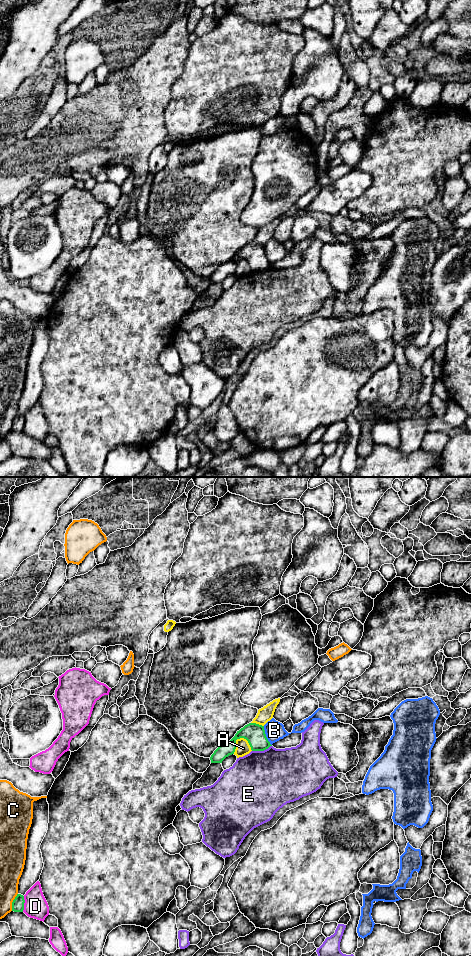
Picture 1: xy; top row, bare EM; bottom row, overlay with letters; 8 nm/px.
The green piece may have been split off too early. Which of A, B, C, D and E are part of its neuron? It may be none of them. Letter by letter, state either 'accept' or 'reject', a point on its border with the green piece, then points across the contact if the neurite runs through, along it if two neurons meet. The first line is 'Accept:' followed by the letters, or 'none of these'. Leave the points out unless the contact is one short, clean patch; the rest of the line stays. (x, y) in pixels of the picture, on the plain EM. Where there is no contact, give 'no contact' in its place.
Accept: none of these
A: reject; meets green in xy at (246, 259)
B: reject; meets green in xy at (265, 256); border along xy (263, 246), (265, 256), (271, 265)
C: reject; meets green in xy at (12, 422)
D: reject; meets green in xy at (23, 424)
E: reject; meets green in xy at (261, 270); border along xy (271, 265), (263, 270), (252, 271)

